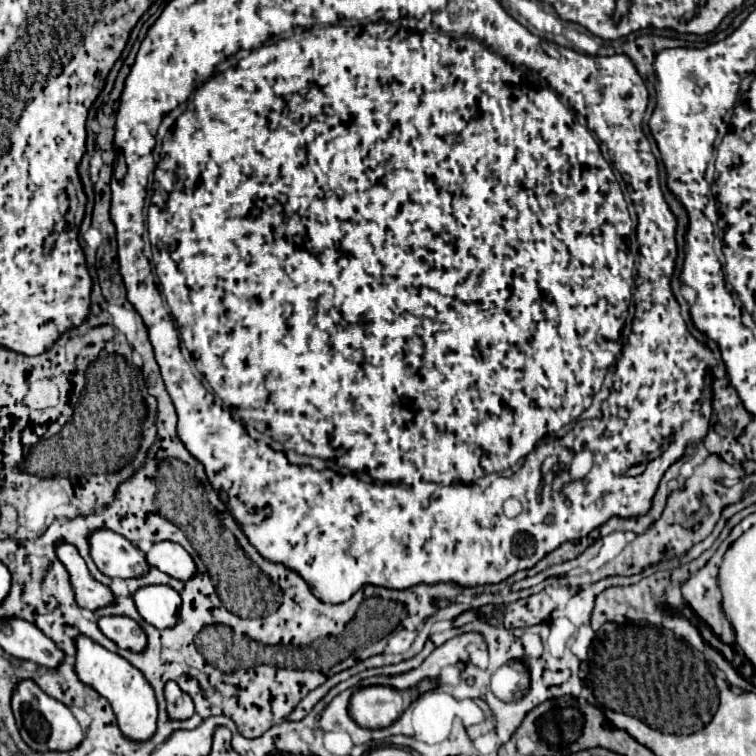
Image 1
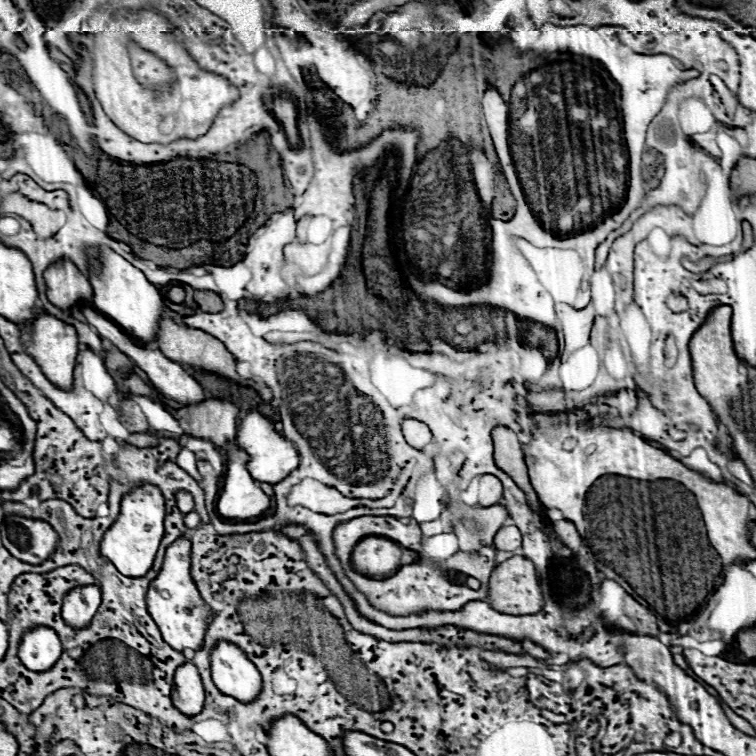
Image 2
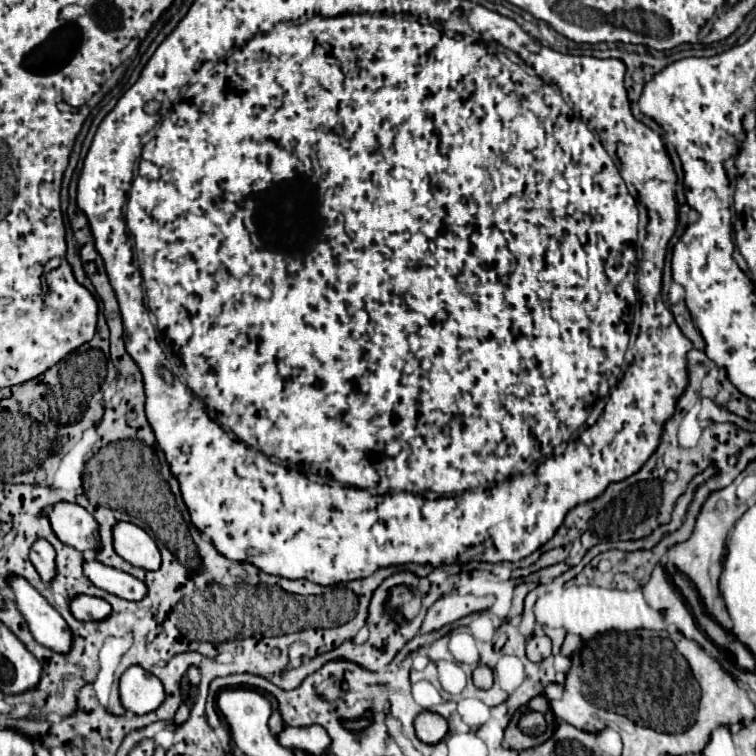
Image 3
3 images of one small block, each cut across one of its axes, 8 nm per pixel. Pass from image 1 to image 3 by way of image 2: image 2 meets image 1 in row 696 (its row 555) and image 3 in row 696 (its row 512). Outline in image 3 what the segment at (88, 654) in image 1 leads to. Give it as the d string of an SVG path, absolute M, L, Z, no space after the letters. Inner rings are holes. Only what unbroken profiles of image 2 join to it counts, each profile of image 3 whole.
M130 666L120 678L122 706L134 714L154 712L164 702L162 682L140 666Z

